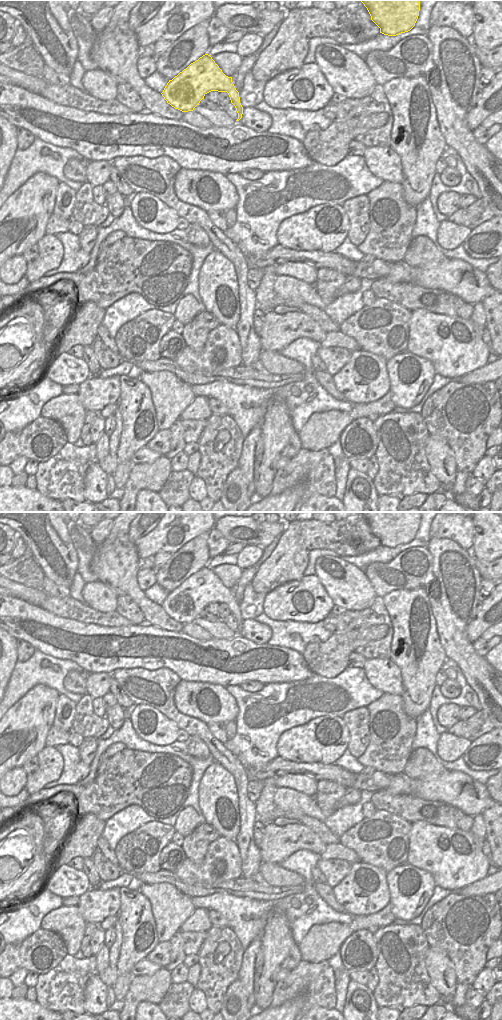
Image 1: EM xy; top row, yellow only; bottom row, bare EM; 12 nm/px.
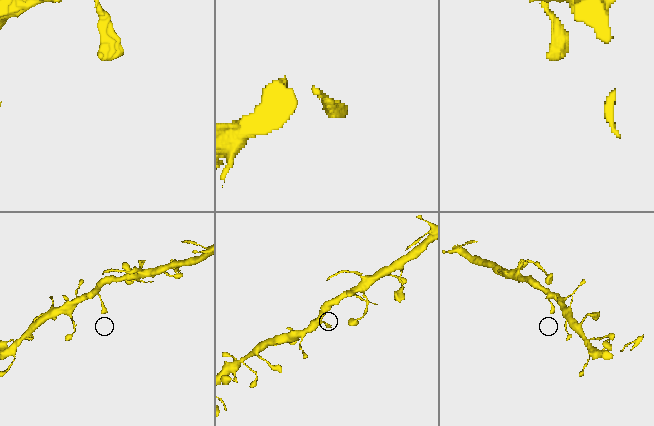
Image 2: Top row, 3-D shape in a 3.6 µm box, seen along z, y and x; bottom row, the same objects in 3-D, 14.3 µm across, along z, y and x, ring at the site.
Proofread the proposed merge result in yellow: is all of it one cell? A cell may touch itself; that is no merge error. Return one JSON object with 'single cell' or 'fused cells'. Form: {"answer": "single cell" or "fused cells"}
{"answer": "single cell"}

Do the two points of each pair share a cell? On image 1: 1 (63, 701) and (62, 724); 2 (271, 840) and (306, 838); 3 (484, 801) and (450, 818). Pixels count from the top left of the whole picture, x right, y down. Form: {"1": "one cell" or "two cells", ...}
{"1": "one cell", "2": "one cell", "3": "two cells"}

